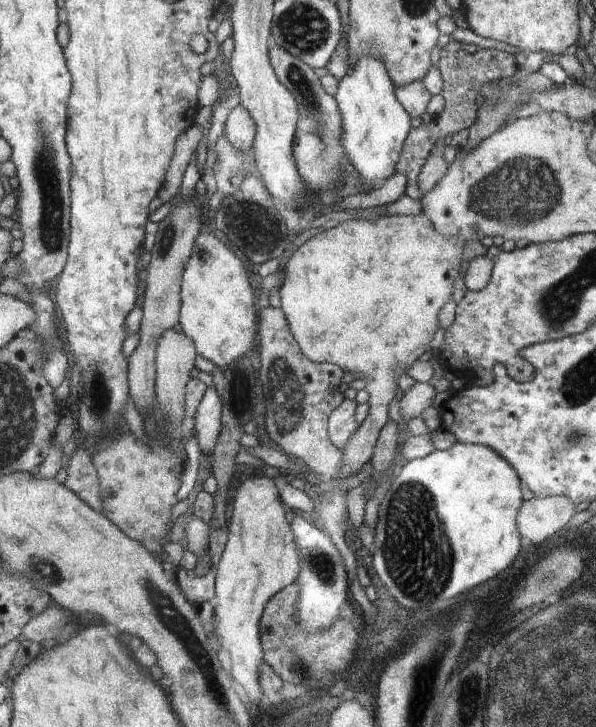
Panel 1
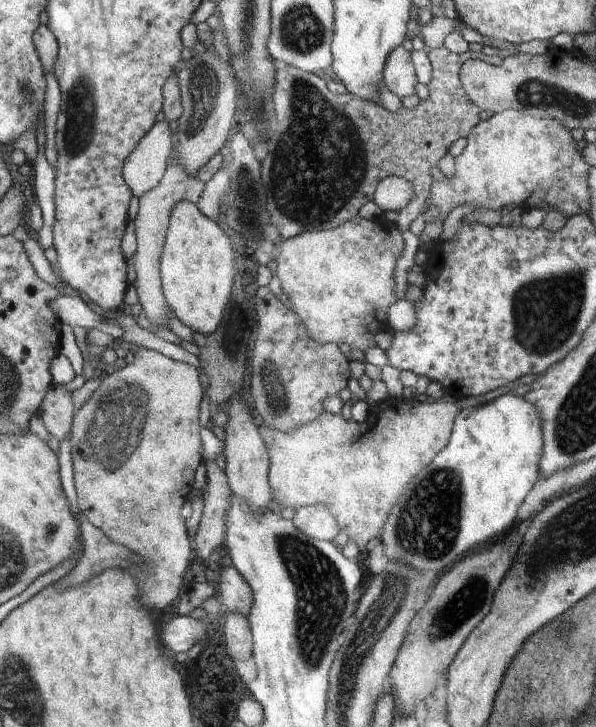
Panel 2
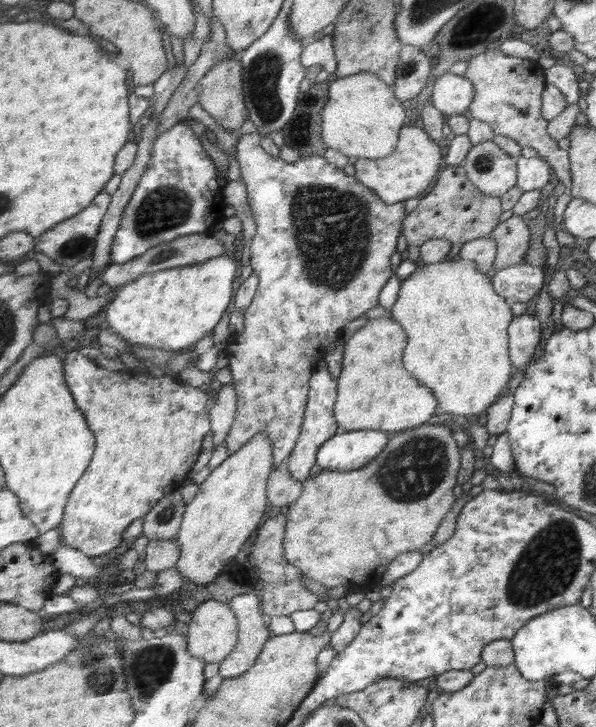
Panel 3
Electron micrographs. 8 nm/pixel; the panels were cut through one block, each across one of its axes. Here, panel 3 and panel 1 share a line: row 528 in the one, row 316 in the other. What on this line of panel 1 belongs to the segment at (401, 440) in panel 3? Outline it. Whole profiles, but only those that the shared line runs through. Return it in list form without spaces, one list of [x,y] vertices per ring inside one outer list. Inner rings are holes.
[[[421,213],[420,215],[386,215],[378,220],[346,220],[330,228],[324,232],[318,232],[316,236],[312,236],[310,240],[306,240],[300,248],[293,252],[288,259],[286,266],[286,278],[284,284],[280,288],[280,304],[281,310],[285,312],[286,319],[289,322],[290,331],[293,332],[294,339],[301,346],[301,351],[304,352],[306,358],[314,363],[331,363],[341,367],[346,372],[364,374],[365,392],[369,394],[370,412],[366,416],[366,420],[360,423],[358,432],[354,434],[354,438],[350,438],[346,450],[342,454],[342,477],[350,477],[358,474],[362,467],[367,462],[371,461],[374,448],[377,444],[382,426],[388,422],[388,404],[392,404],[394,400],[394,392],[396,392],[396,376],[400,376],[400,372],[405,373],[406,368],[410,368],[414,364],[414,360],[426,352],[426,346],[432,340],[432,334],[438,326],[438,310],[448,304],[448,300],[452,298],[452,288],[456,278],[460,277],[460,260],[462,260],[462,252],[464,252],[464,238],[458,236],[443,236],[437,234],[436,228],[432,226],[432,220]]]

